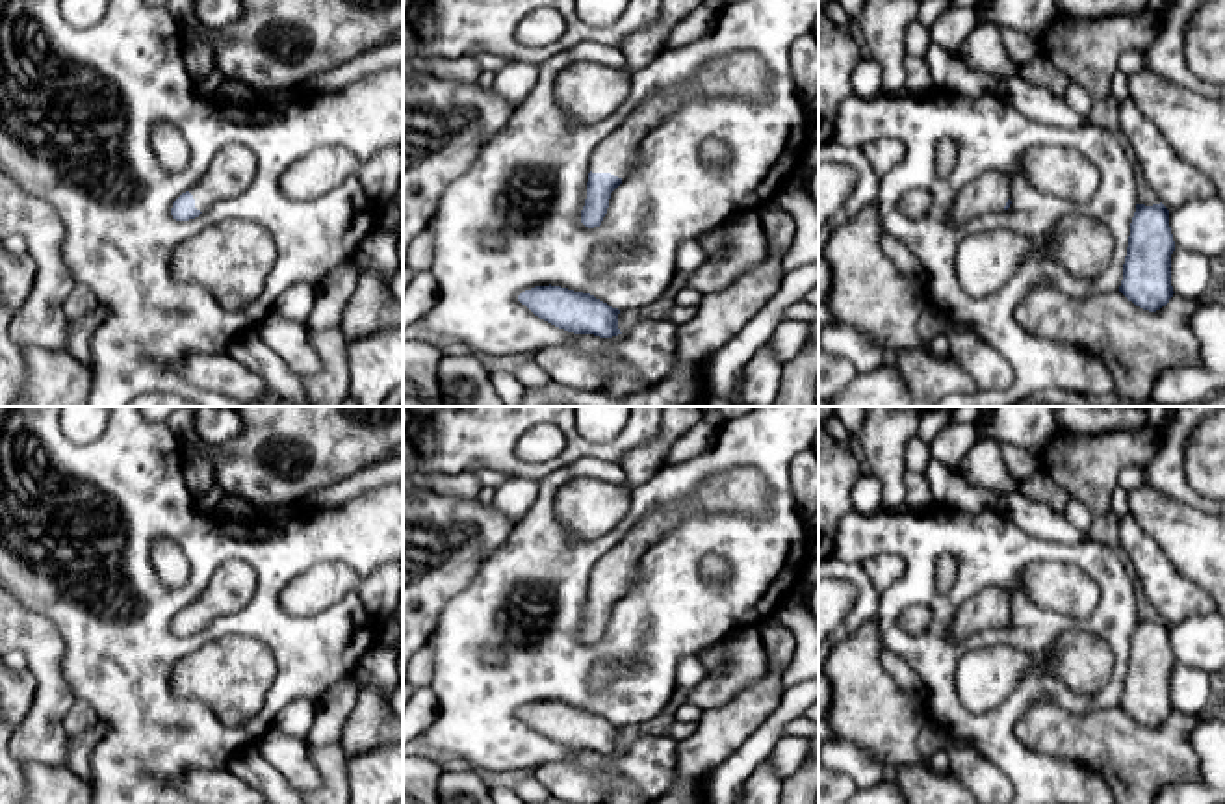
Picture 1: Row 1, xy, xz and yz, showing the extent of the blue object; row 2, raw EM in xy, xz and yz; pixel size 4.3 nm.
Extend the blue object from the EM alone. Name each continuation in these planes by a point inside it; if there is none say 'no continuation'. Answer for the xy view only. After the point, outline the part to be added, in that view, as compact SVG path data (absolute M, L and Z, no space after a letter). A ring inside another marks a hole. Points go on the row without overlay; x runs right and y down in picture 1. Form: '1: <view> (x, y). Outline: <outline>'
1: xy (232, 585). Outline: M241 561L221 564L204 592L189 605L202 629L223 615L241 611L256 590L256 574Z

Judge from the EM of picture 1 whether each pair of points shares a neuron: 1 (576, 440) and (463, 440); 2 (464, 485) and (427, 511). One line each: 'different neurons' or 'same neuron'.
1: same neuron
2: different neurons

